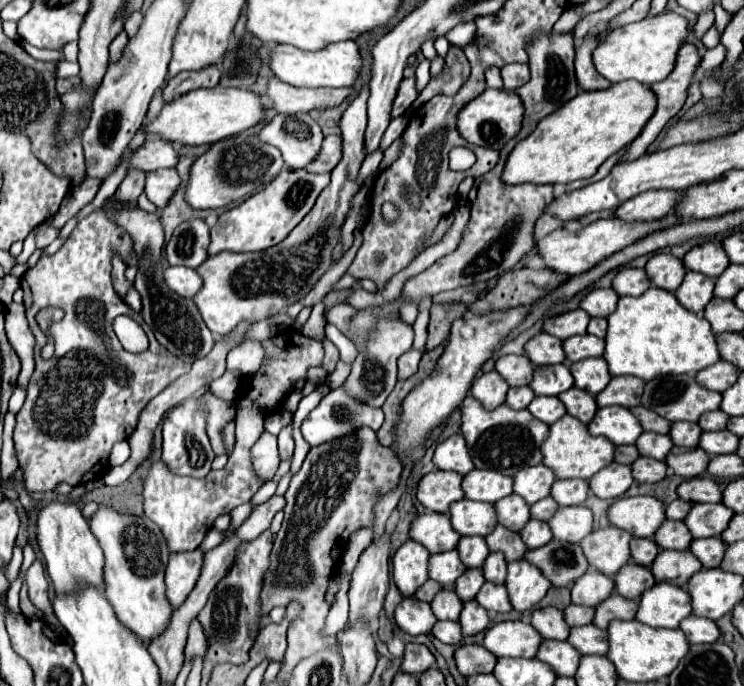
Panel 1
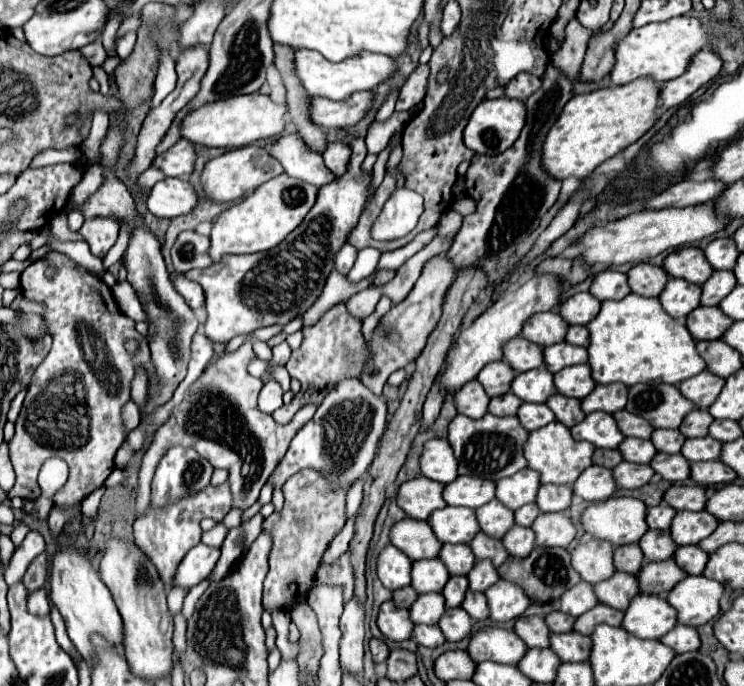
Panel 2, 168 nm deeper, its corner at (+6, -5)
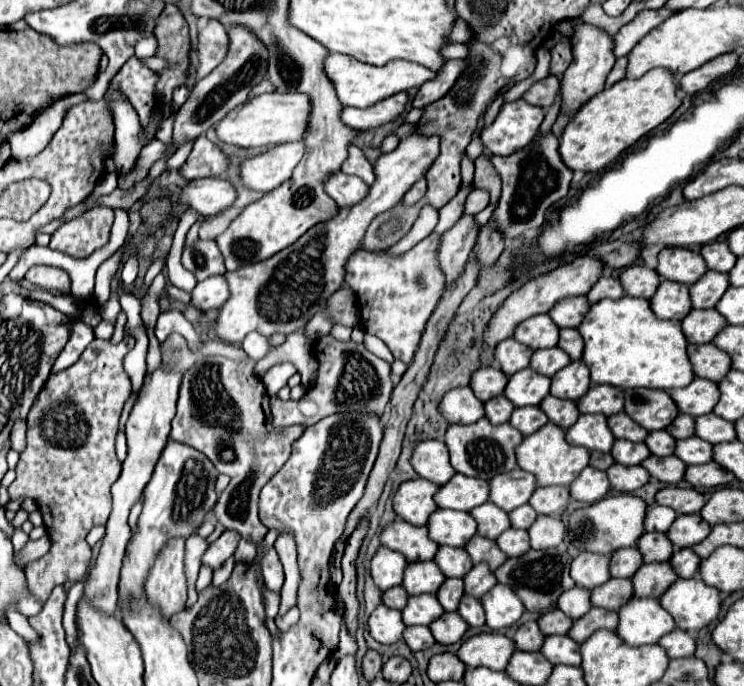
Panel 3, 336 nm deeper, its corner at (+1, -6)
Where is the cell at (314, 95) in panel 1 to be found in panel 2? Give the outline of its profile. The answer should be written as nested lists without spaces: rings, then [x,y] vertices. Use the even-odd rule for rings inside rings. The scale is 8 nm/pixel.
[[[362,91],[350,95],[346,101],[330,101],[324,97],[312,97],[308,105],[308,115],[314,125],[328,127],[346,127],[358,123],[372,105],[372,93]]]

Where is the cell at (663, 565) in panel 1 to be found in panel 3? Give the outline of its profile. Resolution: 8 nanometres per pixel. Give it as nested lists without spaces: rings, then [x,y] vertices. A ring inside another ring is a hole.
[[[659,562],[659,564],[643,564],[635,576],[631,578],[633,582],[633,592],[635,596],[653,596],[659,598],[673,582],[677,580],[677,574],[669,566],[669,562]]]

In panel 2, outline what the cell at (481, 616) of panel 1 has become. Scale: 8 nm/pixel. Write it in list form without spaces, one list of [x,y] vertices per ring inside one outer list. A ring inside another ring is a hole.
[[[462,607],[446,609],[446,613],[438,621],[438,627],[448,641],[460,641],[472,633],[472,617]]]

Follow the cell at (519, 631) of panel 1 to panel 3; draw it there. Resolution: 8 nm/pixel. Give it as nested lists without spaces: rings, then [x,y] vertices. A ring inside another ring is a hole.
[[[477,634],[465,640],[457,652],[457,658],[467,668],[487,666],[491,670],[505,670],[509,658],[515,652],[515,642],[503,634]]]

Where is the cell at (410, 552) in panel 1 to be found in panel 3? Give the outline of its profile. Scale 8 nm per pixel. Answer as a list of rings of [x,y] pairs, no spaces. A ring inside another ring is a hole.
[[[379,546],[375,556],[371,558],[369,572],[379,590],[387,590],[391,586],[399,586],[403,580],[403,570],[407,566],[407,560],[403,554],[393,552],[385,546]]]

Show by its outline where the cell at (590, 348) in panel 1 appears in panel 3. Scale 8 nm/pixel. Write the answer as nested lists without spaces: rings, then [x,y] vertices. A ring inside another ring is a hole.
[[[555,346],[555,348],[545,348],[545,350],[535,350],[531,354],[529,368],[537,370],[543,376],[553,376],[557,370],[561,370],[569,362],[571,362],[571,358],[561,348]]]

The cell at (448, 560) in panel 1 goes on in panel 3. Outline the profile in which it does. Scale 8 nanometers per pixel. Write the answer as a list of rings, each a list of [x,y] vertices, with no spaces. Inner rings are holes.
[[[433,560],[413,562],[405,570],[401,586],[407,590],[409,596],[425,594],[425,592],[435,594],[439,590],[439,586],[443,584],[443,580],[445,580],[445,576],[441,574],[441,570],[435,566]]]

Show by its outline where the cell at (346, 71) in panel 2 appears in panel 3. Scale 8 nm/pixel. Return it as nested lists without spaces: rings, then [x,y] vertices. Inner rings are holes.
[[[329,54],[329,58],[325,60],[325,72],[337,88],[339,102],[343,106],[357,106],[357,108],[367,108],[367,106],[373,106],[375,102],[381,102],[383,98],[389,98],[391,94],[419,88],[421,84],[425,84],[437,76],[435,72],[427,70],[425,66],[403,62],[403,60],[395,60],[395,62],[389,62],[379,68],[379,66],[371,66],[371,64],[359,62],[355,58],[343,56],[343,54]]]

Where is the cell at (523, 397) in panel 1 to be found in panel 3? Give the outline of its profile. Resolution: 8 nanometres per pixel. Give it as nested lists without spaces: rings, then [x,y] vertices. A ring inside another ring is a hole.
[[[495,396],[489,402],[485,402],[483,406],[485,406],[485,418],[491,424],[503,424],[503,422],[507,422],[509,416],[511,416],[511,412],[513,412],[513,408],[515,408],[505,396]]]

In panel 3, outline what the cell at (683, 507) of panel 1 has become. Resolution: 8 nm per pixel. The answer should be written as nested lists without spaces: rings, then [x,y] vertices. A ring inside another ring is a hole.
[[[651,506],[645,516],[645,532],[667,532],[675,518],[675,510],[667,506]]]

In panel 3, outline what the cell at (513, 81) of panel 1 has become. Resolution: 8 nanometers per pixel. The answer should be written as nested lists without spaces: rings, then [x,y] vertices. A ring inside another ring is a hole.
[[[547,76],[539,82],[535,82],[525,94],[523,94],[523,100],[527,100],[529,104],[535,104],[535,106],[541,106],[545,110],[551,108],[555,96],[559,92],[559,78],[555,76]]]

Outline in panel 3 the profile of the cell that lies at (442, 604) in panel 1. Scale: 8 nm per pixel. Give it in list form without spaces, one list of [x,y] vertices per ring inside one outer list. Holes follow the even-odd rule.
[[[423,594],[423,596],[409,596],[407,606],[403,608],[401,616],[407,626],[423,624],[429,626],[435,618],[443,614],[443,608],[439,606],[437,598],[433,594]]]

